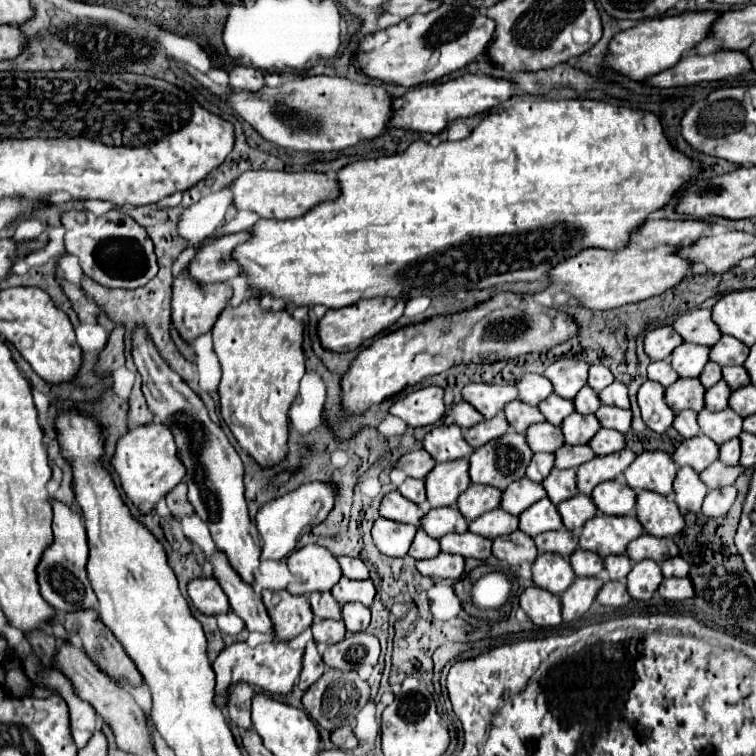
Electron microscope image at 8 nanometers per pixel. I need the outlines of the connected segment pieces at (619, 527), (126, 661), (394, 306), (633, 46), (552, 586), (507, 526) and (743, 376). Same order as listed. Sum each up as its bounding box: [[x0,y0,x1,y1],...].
[[580,516,644,556],[64,610,142,684],[318,298,408,352],[606,10,722,80],[532,552,576,596],[468,508,518,538],[722,366,750,390]]

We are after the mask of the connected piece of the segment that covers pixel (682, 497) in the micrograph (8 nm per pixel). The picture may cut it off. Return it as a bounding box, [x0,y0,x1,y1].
[674,466,708,512]

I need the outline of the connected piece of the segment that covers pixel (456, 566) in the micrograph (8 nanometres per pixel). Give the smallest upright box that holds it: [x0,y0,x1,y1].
[416,552,466,580]

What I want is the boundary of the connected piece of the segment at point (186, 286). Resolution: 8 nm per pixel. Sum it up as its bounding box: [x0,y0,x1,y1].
[172,268,232,340]

